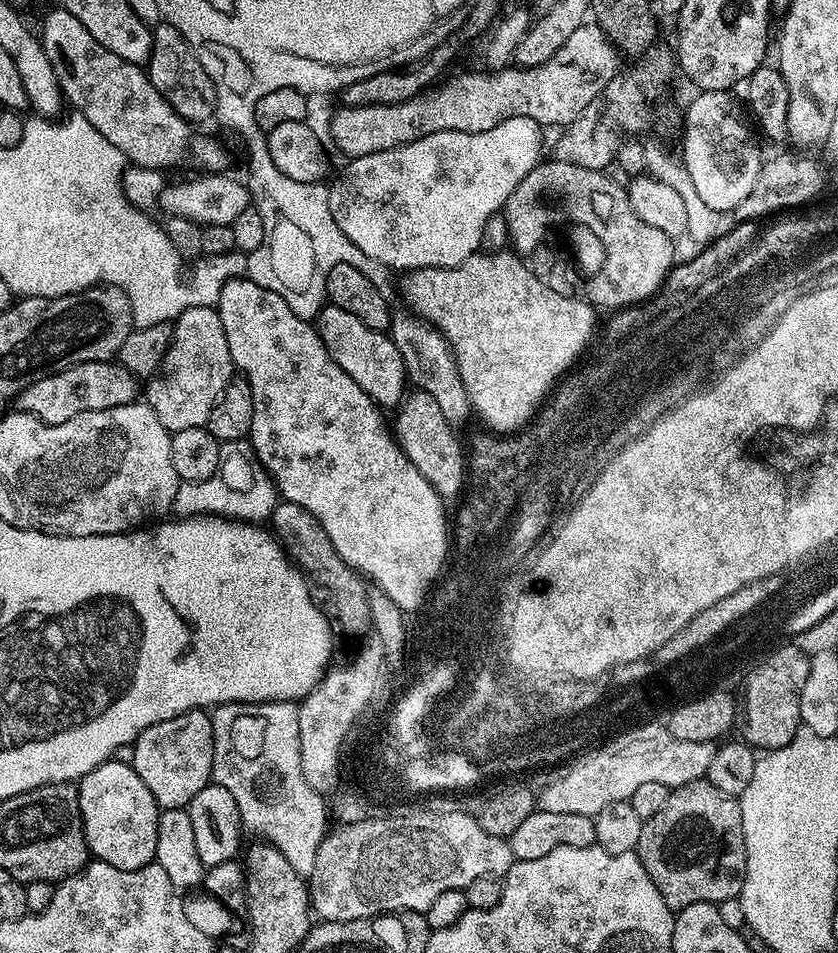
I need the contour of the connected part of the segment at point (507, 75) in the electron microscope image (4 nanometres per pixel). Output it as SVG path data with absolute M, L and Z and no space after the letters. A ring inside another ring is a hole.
M585 22L582 26L578 26L578 30L574 30L574 34L570 34L570 38L566 38L566 44L552 58L546 58L544 62L533 68L509 66L496 71L479 70L480 72L460 72L457 76L450 77L445 84L442 84L443 82L437 83L425 91L420 91L416 96L412 96L408 100L394 102L393 104L340 106L340 109L332 116L332 140L336 143L338 151L345 152L345 157L355 158L381 152L382 150L390 150L391 148L401 148L404 144L409 144L418 138L429 136L435 132L481 132L482 130L490 130L494 126L501 124L502 121L509 120L510 118L530 118L542 126L548 126L548 124L566 126L570 122L574 122L574 118L578 118L582 114L582 110L586 110L586 106L590 106L595 100L599 100L601 92L606 90L606 82L610 82L616 77L617 72L621 71L622 63L620 64L620 60L622 61L621 53L618 51L616 45L609 40L608 35L600 29L599 24Z

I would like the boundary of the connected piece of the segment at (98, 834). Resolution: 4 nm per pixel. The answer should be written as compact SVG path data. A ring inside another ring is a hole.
M113 758L99 764L90 774L80 777L76 797L80 821L84 823L84 837L95 859L118 866L118 870L138 870L155 861L158 818L162 810L131 763L124 761L123 764L120 758Z

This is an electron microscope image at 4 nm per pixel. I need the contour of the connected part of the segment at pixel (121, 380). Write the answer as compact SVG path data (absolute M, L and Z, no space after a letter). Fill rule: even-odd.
M112 360L82 362L52 376L33 379L32 383L20 392L18 408L19 411L28 412L47 424L70 422L70 418L78 414L137 403L136 384L138 384L137 377L127 372L118 362Z

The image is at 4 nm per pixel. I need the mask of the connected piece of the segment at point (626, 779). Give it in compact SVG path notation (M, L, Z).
M655 722L641 723L637 732L616 740L604 752L596 752L596 755L579 763L572 779L552 783L540 790L539 811L546 814L582 814L594 818L614 802L631 801L634 790L650 782L662 782L662 786L671 790L705 779L716 750L714 742L682 741L673 738L669 731L663 731Z

